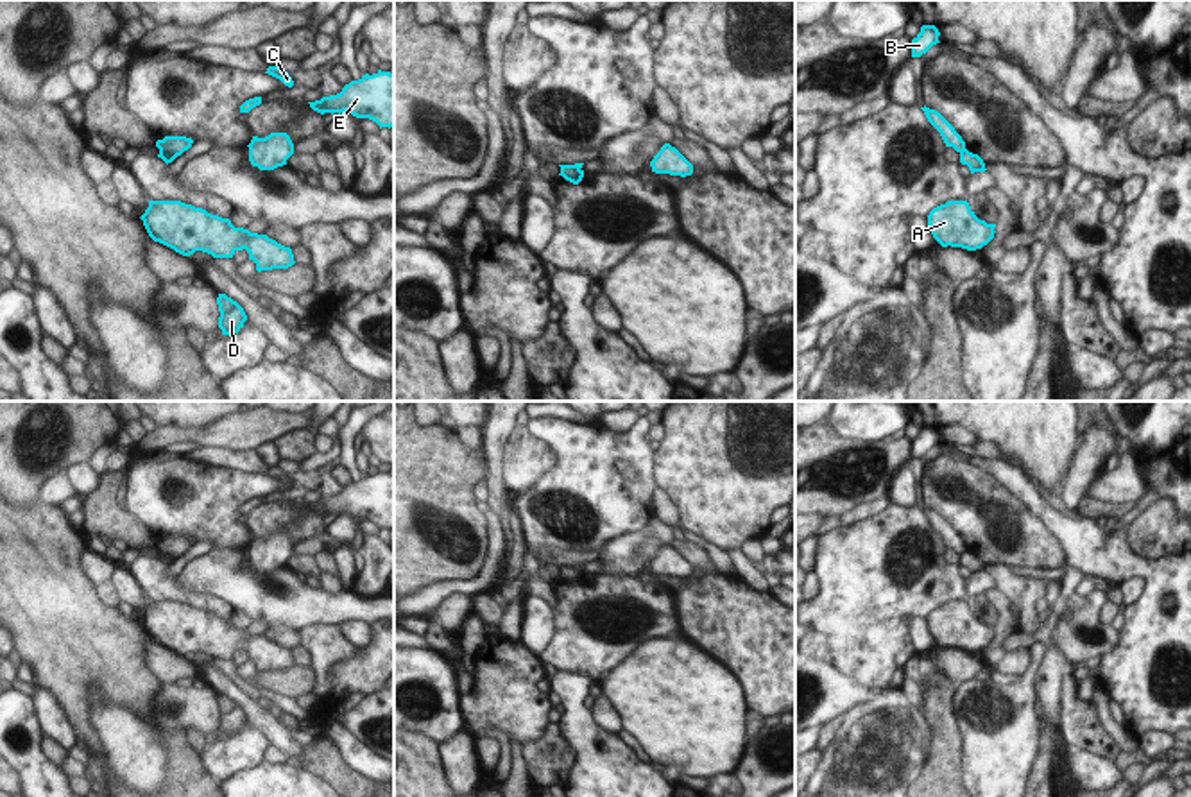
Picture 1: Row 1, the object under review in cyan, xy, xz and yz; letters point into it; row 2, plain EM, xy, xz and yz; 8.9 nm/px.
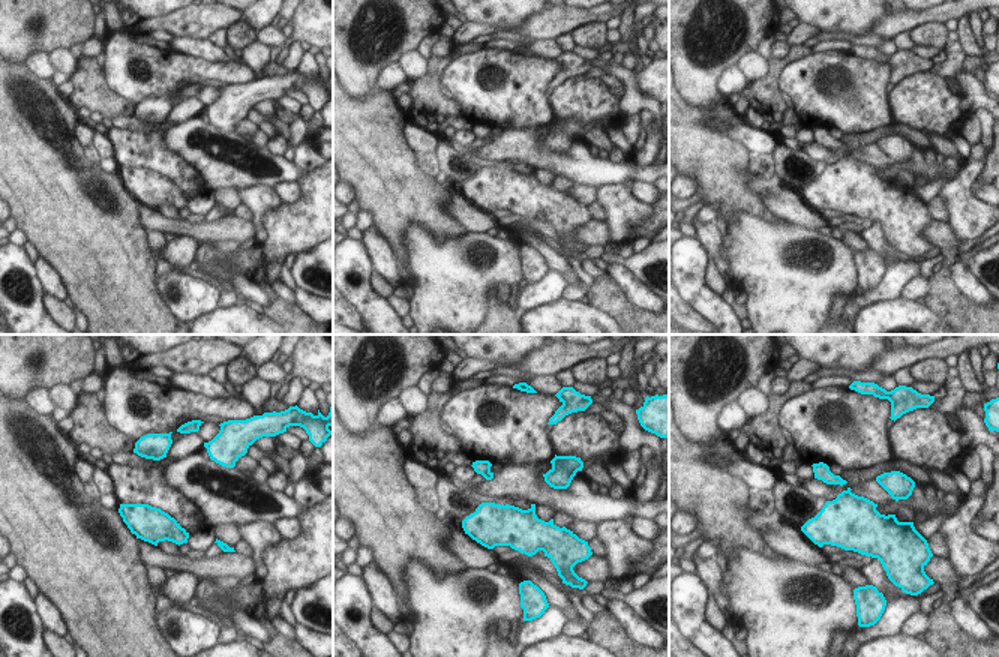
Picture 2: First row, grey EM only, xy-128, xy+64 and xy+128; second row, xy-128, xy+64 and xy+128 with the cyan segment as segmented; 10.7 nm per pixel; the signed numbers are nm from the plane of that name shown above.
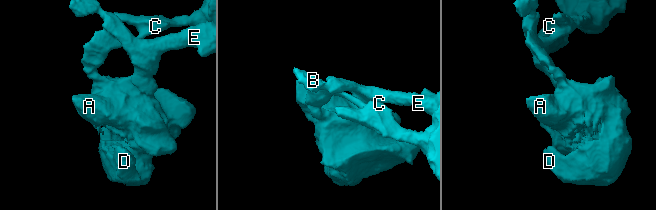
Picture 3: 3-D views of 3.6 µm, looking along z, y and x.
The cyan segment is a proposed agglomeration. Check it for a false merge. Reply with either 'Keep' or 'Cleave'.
Cleave

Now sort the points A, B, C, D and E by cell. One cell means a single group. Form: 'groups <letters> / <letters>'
groups A B D E / C

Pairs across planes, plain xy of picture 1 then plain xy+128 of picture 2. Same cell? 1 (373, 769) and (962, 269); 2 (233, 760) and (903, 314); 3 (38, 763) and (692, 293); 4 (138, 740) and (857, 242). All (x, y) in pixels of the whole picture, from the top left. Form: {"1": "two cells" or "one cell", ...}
{"1": "one cell", "2": "two cells", "3": "one cell", "4": "two cells"}

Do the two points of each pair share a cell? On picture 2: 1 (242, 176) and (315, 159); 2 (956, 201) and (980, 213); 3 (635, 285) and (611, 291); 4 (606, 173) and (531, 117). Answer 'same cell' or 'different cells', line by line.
1: different cells
2: same cell
3: different cells
4: different cells

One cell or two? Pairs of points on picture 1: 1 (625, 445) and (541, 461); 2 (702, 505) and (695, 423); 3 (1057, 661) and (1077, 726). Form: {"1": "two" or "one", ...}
{"1": "two", "2": "one", "3": "two"}

